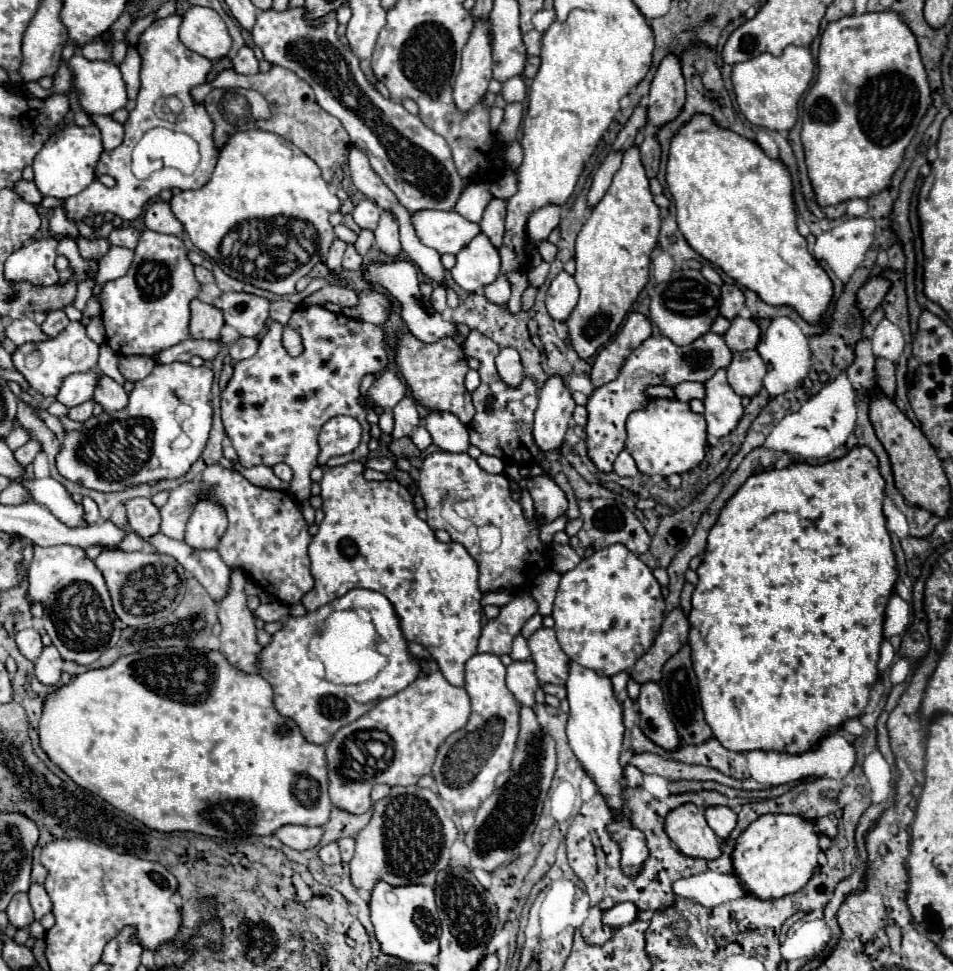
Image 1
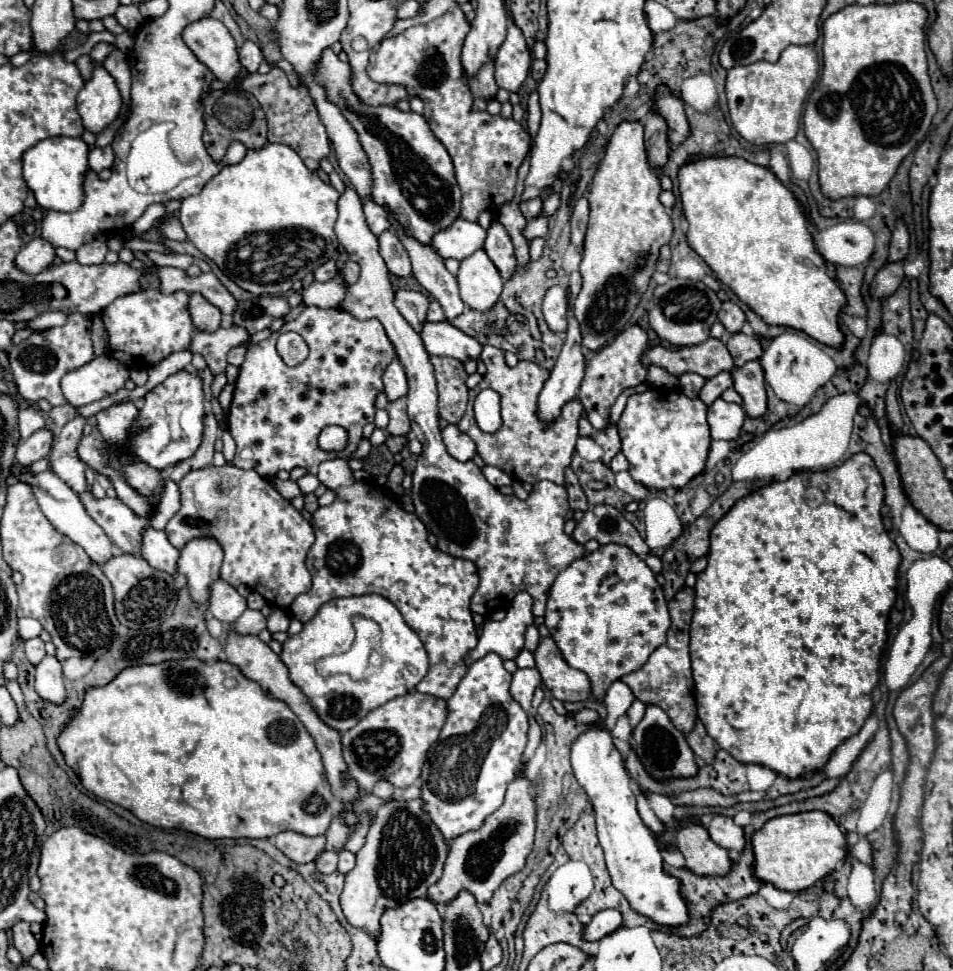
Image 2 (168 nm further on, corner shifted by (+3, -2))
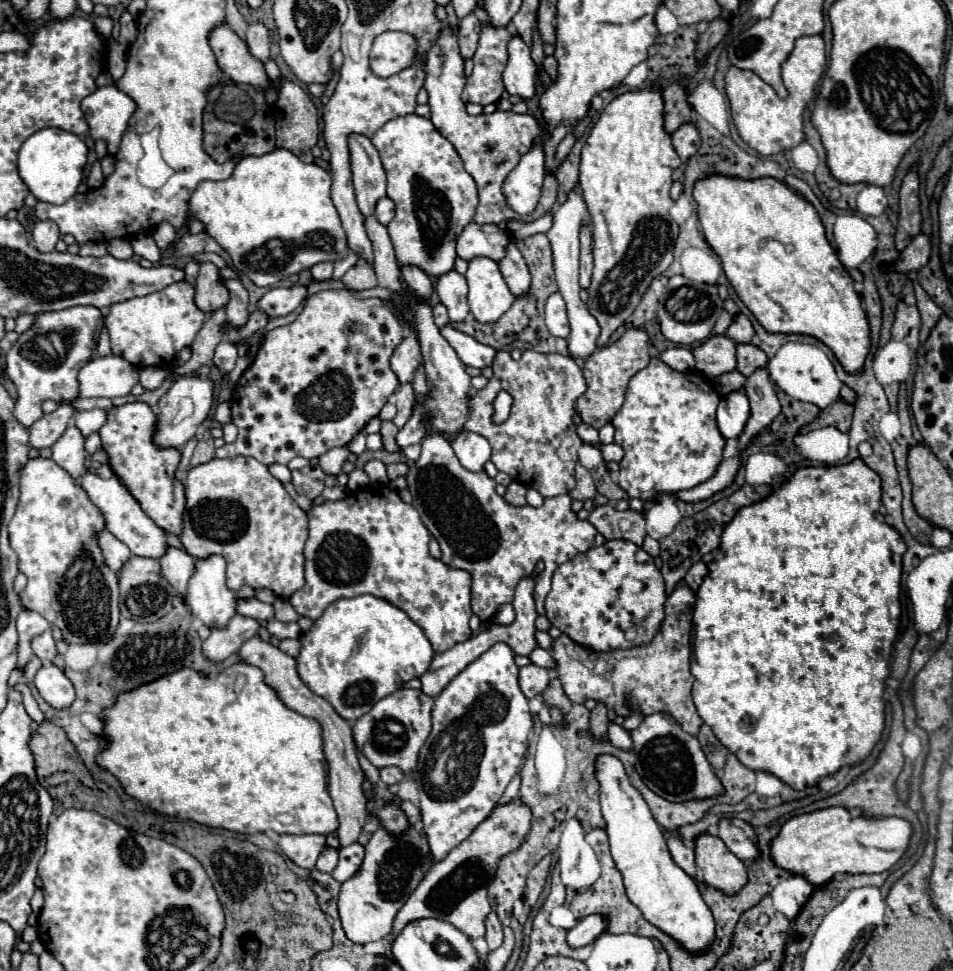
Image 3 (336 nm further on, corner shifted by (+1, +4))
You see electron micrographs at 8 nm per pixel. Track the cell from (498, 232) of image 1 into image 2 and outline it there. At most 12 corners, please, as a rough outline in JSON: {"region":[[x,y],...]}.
{"region":[[491,222],[483,248],[503,278],[517,268],[511,238],[501,222]]}

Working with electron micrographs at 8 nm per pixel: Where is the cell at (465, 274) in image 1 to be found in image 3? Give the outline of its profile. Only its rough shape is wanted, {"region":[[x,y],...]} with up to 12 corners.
{"region":[[473,258],[465,278],[479,322],[515,302],[497,262]]}

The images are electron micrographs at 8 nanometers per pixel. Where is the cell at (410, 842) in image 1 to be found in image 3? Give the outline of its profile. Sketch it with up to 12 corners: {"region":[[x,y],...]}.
{"region":[[419,810],[411,828],[379,828],[337,904],[347,938],[387,936],[397,910],[431,868]]}

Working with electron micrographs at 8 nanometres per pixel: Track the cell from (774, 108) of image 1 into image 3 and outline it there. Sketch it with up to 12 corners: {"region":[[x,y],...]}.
{"region":[[819,34],[783,64],[785,98],[731,66],[725,92],[739,136],[761,156],[805,140],[803,112],[825,72]]}

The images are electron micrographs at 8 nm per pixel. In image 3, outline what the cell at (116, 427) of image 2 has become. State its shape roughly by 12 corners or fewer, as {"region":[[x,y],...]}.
{"region":[[145,402],[107,412],[109,466],[165,532],[181,536],[177,448],[153,442]]}

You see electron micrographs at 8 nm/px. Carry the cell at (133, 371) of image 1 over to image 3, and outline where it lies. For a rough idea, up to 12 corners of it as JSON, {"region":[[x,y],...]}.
{"region":[[163,366],[141,368],[141,386],[155,390],[169,376]]}

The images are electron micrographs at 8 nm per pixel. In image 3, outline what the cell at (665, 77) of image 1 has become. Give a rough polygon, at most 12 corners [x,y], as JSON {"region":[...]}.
{"region":[[683,124],[671,138],[681,160],[701,146],[693,124]]}

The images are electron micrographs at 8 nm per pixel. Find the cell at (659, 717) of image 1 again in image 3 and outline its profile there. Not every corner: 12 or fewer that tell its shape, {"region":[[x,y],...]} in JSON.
{"region":[[669,714],[631,732],[635,770],[657,796],[725,794],[695,736]]}

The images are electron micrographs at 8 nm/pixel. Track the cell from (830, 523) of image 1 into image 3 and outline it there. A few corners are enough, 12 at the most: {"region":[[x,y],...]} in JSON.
{"region":[[863,460],[741,508],[693,702],[793,790],[885,726],[901,534]]}

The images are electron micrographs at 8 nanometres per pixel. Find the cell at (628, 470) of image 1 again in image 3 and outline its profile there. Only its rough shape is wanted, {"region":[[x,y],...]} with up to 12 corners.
{"region":[[601,444],[605,462],[621,462],[623,448],[617,444]]}

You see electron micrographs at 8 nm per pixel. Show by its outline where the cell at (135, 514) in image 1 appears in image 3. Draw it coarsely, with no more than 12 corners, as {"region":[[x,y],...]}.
{"region":[[169,548],[159,560],[163,578],[185,596],[193,558]]}

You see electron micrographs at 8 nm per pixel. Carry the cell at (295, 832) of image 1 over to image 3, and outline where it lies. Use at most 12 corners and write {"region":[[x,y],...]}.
{"region":[[279,836],[283,854],[299,868],[315,868],[325,836]]}

